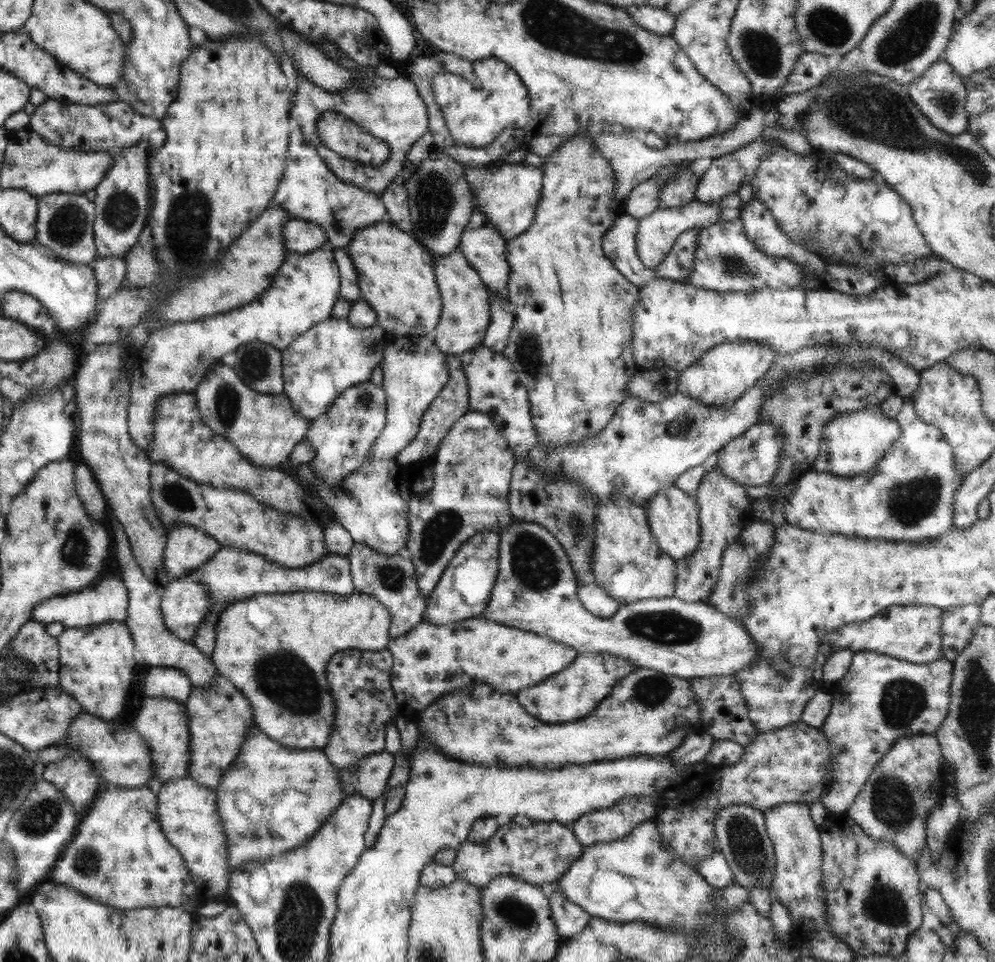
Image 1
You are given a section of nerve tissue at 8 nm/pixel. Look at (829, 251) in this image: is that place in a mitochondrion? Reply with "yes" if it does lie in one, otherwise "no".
no

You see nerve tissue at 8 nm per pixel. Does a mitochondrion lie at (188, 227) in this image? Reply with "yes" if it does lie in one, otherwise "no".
yes

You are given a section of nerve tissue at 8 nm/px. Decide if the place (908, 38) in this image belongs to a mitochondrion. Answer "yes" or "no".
yes

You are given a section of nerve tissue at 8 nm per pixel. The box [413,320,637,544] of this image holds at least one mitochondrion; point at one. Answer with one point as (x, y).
(528, 351)

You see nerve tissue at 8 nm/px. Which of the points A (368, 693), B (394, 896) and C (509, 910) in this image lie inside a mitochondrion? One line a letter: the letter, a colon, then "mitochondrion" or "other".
A: other
B: other
C: mitochondrion

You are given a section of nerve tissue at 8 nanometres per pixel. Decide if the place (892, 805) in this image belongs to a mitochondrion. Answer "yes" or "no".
yes

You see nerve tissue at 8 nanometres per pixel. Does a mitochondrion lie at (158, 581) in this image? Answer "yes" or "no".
no

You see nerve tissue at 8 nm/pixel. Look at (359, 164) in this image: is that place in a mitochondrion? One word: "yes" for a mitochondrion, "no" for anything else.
no

